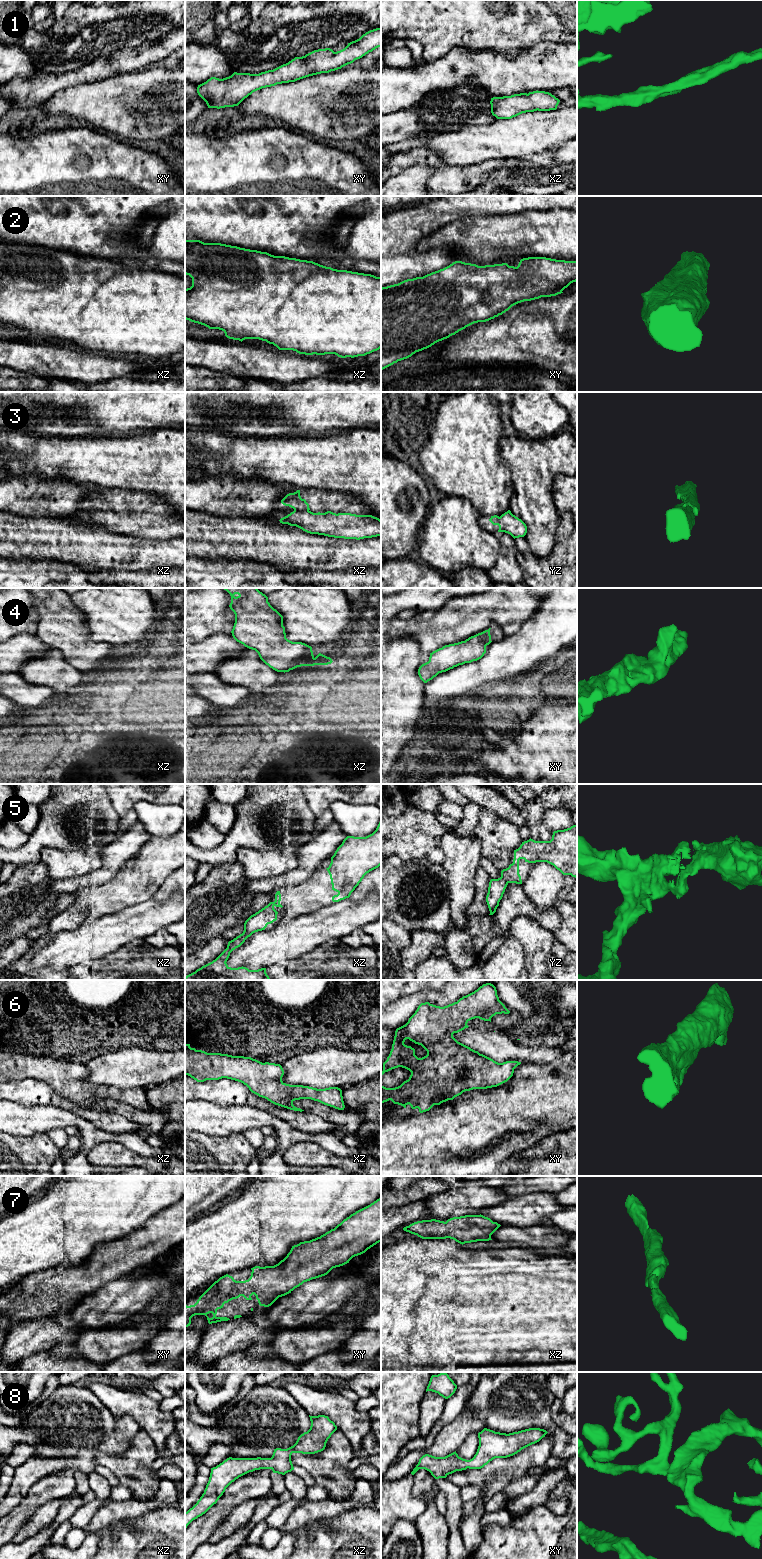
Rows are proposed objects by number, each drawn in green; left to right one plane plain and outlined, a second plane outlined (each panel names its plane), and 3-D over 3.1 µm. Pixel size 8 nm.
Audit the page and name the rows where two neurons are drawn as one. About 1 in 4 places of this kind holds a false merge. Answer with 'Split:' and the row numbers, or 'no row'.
Split: no row

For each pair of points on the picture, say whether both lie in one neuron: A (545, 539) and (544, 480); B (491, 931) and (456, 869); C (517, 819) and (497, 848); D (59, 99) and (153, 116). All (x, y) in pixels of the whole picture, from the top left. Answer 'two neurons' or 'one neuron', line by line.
A: one neuron
B: two neurons
C: two neurons
D: one neuron

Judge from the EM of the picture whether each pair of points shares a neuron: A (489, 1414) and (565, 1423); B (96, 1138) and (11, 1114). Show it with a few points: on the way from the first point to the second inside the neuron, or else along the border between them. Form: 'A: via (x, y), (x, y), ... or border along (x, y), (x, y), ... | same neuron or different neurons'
A: border along (555, 1398), (551, 1406), (551, 1419), (566, 1433) | different neurons
B: via (75, 1121), (68, 1118), (32, 1118) | same neuron

